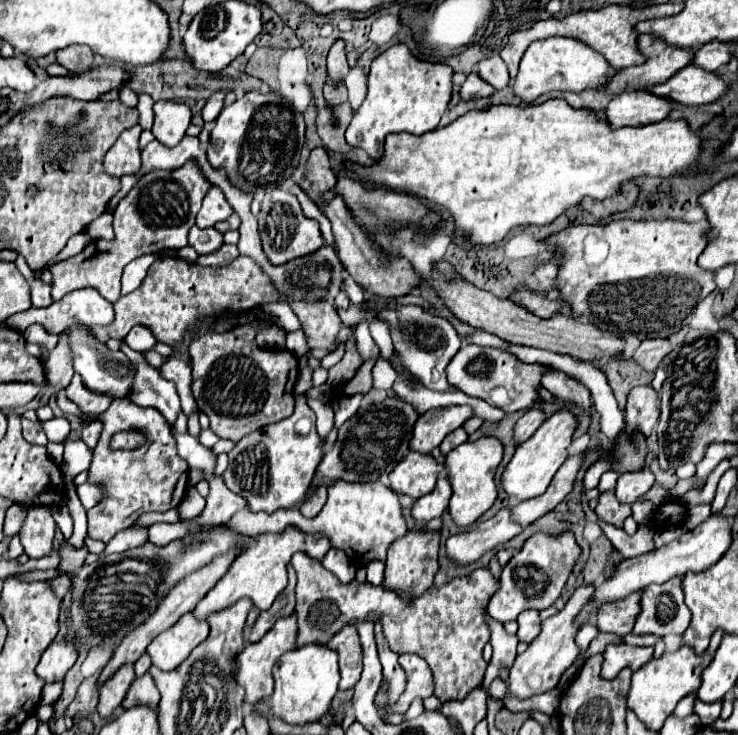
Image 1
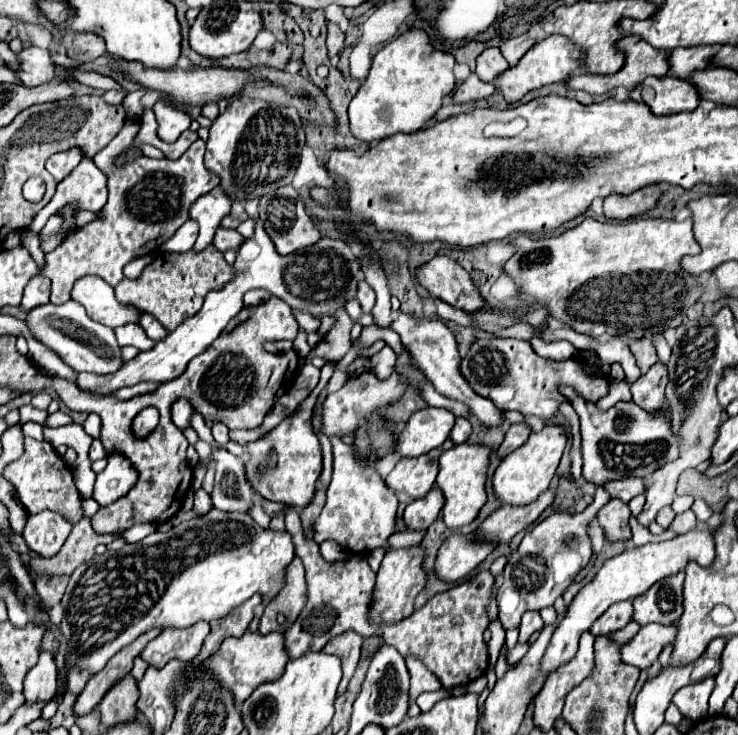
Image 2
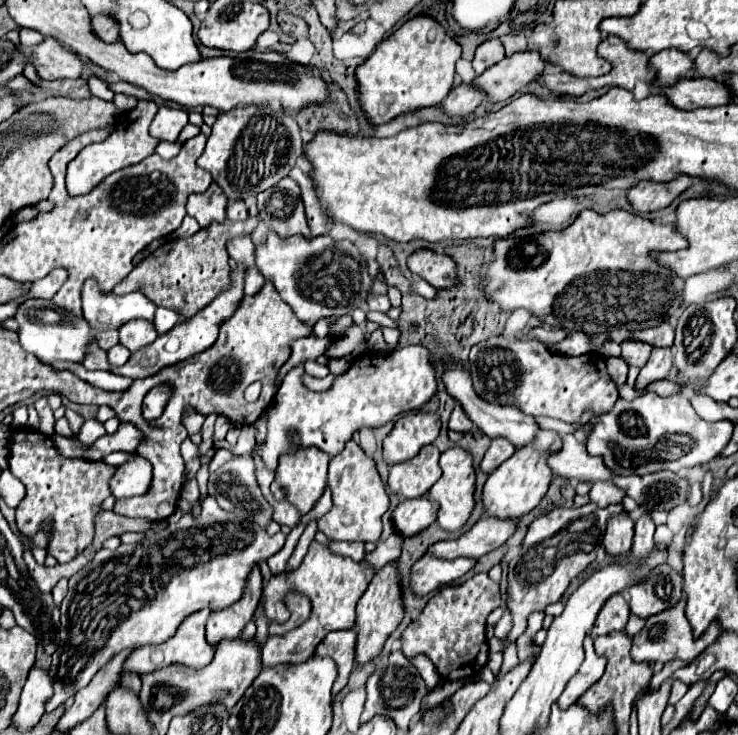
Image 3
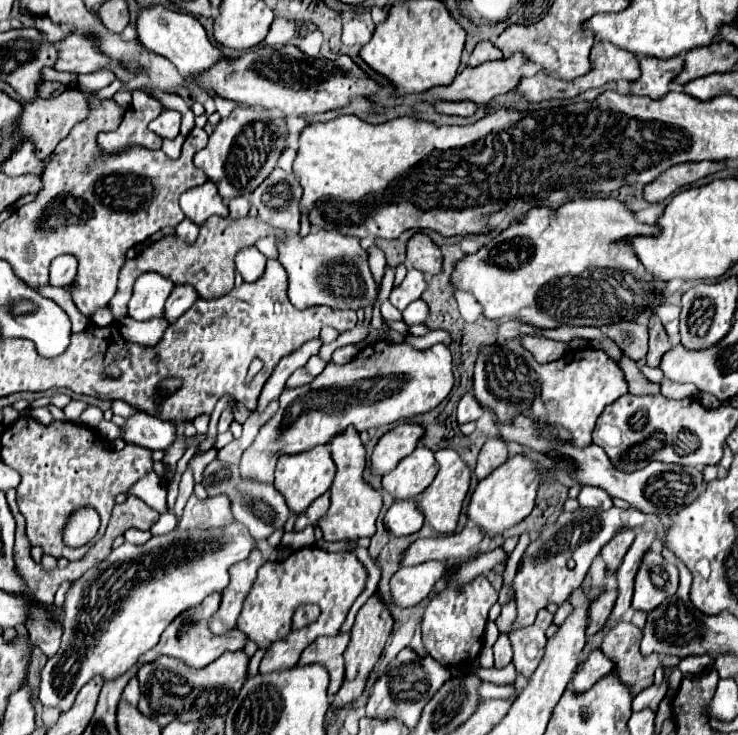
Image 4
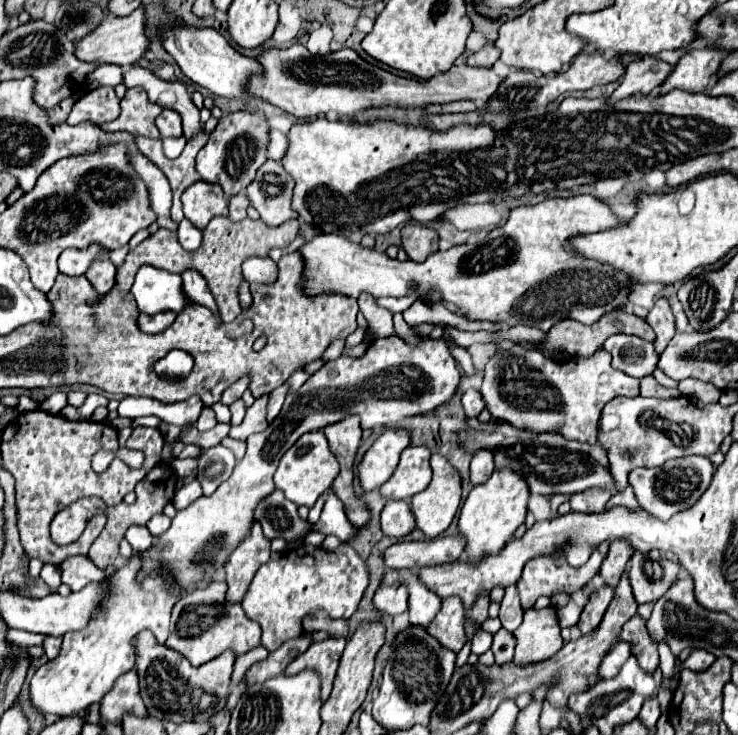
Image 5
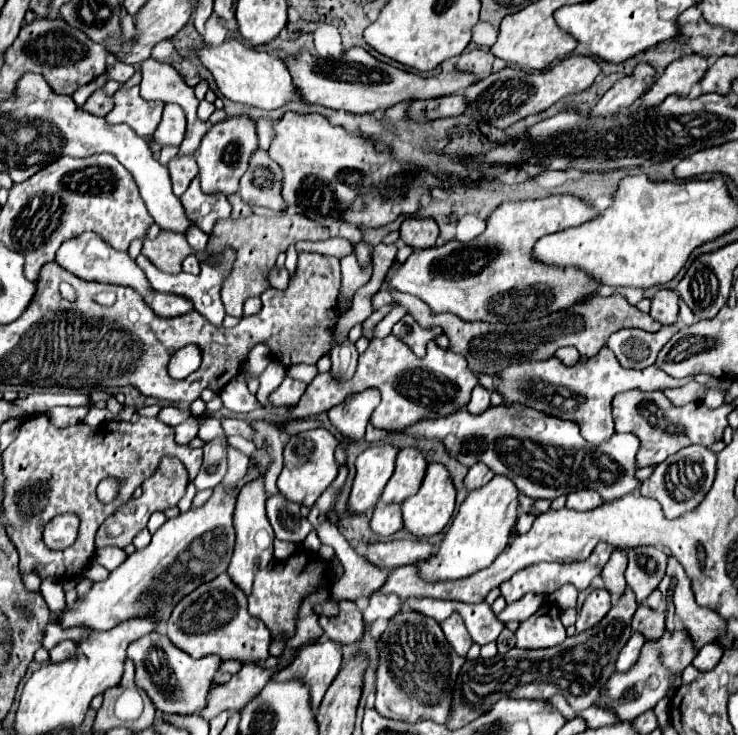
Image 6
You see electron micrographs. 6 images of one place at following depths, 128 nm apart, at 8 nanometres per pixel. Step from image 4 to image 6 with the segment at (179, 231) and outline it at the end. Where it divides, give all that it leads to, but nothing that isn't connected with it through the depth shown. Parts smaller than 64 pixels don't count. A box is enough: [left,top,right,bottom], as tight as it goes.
[186,224,208,252]

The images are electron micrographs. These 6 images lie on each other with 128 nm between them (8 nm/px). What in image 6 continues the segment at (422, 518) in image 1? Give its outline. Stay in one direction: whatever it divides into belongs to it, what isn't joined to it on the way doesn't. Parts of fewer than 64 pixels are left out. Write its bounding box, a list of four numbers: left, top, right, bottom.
[370,504,404,536]

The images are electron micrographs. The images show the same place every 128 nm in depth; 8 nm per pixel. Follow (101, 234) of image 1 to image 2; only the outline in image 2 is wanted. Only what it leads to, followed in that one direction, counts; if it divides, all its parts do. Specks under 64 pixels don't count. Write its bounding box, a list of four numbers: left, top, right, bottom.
[26,158,108,234]

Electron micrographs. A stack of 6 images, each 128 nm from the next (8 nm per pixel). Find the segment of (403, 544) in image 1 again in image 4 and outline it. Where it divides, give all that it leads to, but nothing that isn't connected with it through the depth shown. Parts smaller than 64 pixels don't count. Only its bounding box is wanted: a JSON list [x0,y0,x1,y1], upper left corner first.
[332,592,394,708]

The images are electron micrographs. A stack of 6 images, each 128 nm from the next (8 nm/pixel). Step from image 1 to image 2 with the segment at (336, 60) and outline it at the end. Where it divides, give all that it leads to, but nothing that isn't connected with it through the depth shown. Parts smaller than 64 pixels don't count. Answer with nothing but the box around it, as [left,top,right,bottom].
[326,22,346,58]

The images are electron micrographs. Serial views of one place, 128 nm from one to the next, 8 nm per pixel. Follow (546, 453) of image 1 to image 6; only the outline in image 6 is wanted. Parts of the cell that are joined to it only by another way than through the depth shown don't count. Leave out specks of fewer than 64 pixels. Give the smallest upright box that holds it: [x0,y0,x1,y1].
[418,476,520,580]

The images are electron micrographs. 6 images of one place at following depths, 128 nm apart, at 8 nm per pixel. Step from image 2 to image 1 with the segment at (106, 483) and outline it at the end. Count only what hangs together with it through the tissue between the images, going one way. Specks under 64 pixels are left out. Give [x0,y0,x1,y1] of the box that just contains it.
[76,484,102,510]

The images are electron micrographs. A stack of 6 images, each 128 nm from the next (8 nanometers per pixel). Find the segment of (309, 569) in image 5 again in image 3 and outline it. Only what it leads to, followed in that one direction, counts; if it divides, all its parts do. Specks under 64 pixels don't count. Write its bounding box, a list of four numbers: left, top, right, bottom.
[260,542,374,666]

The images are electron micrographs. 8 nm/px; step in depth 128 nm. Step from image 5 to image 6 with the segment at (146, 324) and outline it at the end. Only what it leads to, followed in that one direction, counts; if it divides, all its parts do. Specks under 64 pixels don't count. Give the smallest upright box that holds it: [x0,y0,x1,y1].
[148,294,194,318]

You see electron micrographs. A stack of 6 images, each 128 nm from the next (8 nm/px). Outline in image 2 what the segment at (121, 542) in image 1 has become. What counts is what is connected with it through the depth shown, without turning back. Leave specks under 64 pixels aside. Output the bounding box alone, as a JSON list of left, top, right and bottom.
[122,524,156,544]

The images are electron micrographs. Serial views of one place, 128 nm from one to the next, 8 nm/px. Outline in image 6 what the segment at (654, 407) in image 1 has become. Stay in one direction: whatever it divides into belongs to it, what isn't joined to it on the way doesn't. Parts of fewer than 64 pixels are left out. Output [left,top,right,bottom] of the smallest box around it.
[650,290,678,326]

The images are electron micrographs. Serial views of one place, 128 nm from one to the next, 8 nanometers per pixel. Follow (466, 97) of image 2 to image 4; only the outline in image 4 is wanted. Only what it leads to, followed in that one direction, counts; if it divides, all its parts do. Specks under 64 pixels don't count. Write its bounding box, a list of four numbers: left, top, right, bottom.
[436,100,478,116]

